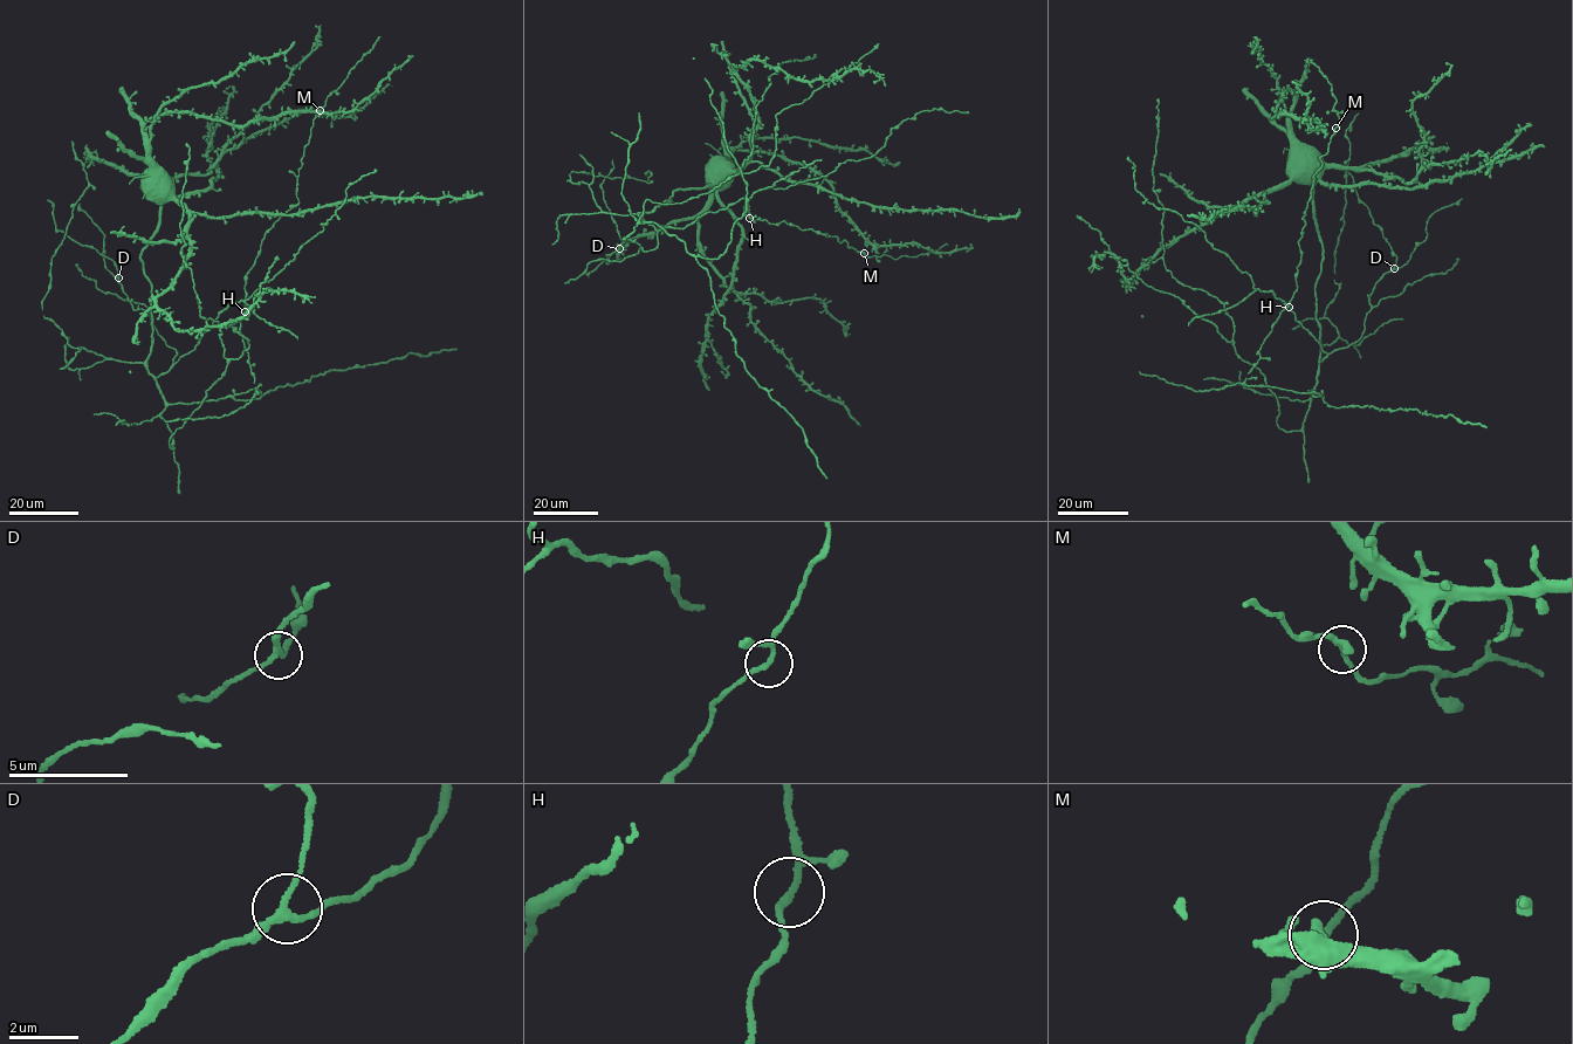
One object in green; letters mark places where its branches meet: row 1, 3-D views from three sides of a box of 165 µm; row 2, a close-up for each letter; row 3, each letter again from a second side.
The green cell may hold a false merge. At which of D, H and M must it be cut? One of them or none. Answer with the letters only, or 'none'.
none

